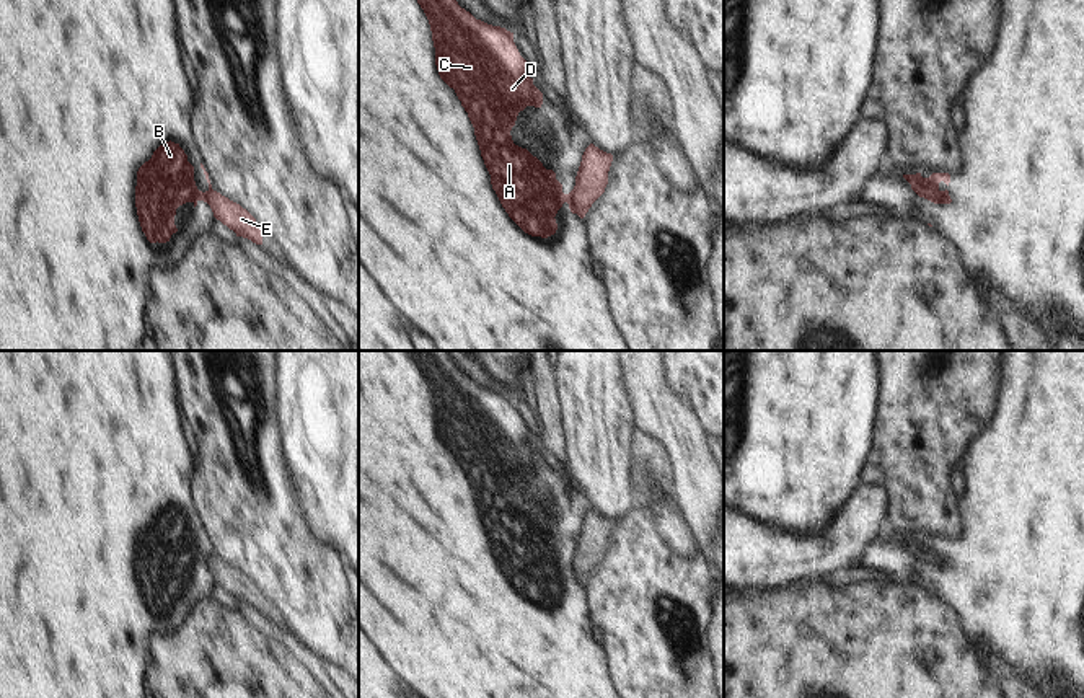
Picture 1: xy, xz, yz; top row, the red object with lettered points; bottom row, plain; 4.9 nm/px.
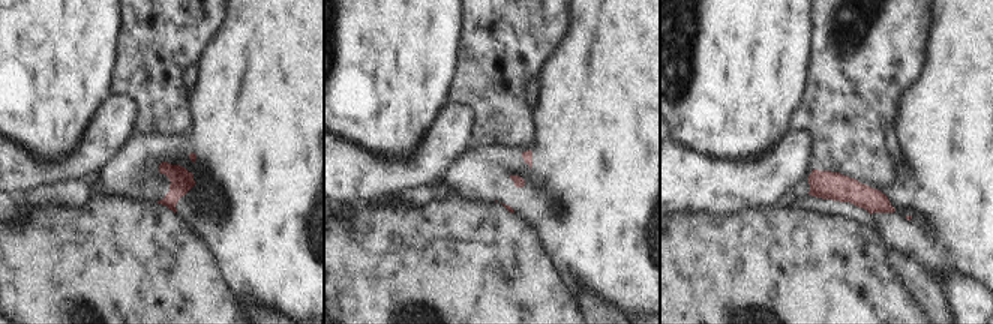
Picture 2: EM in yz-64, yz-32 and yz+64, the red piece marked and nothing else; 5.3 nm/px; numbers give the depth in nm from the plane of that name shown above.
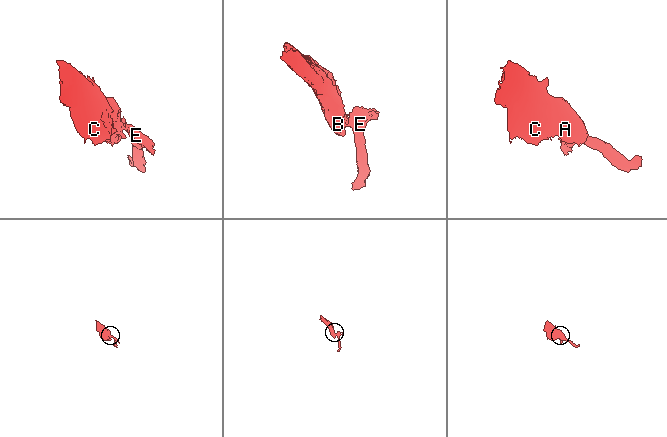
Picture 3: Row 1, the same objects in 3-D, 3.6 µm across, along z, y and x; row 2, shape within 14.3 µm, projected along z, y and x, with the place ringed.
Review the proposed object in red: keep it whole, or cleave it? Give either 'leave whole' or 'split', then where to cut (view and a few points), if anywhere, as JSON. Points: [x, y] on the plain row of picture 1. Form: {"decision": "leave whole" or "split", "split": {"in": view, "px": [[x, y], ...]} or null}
{"decision": "split", "split": {"in": "yz", "px": [[920, 553], [928, 561], [942, 563]]}}

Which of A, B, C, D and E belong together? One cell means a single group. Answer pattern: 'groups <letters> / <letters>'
groups A B C D / E

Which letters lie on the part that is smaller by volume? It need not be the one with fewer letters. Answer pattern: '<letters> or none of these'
E

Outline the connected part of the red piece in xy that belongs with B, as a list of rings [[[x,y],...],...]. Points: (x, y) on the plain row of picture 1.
[[[174,507],[160,510],[137,537],[135,572],[142,597],[150,608],[166,608],[178,597],[176,574],[186,568],[194,572],[207,566],[207,556],[197,554],[194,532]]]

